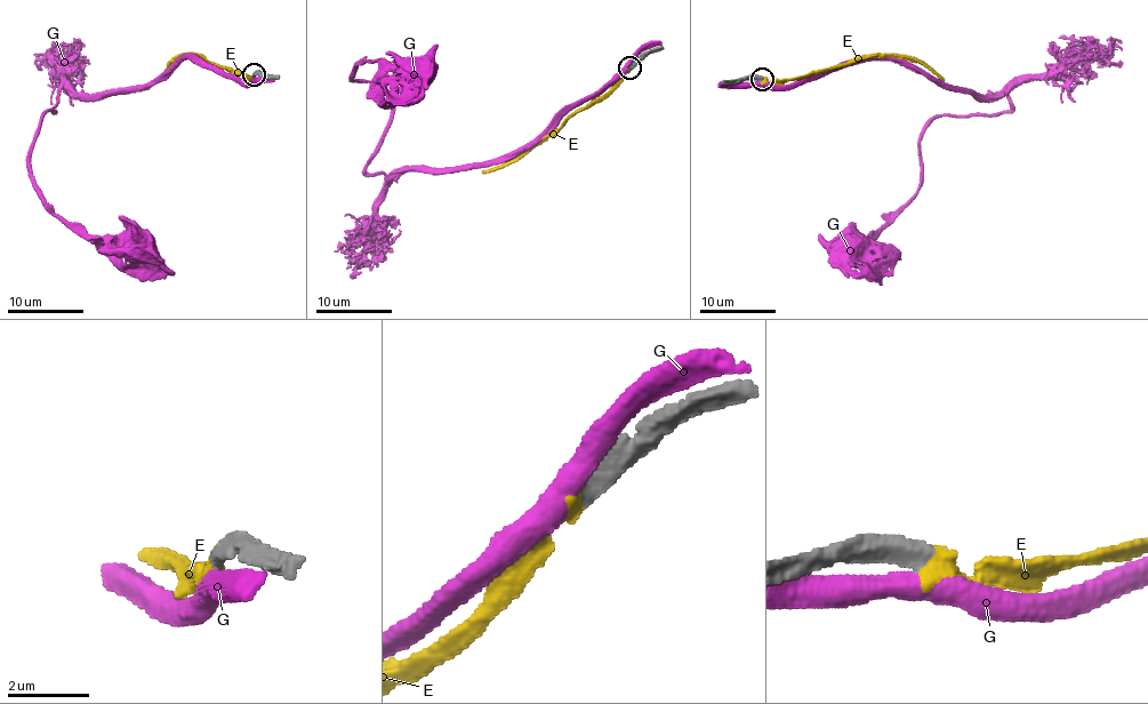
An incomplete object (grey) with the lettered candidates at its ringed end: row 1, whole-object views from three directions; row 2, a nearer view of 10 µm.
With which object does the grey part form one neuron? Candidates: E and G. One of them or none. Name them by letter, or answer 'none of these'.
E

